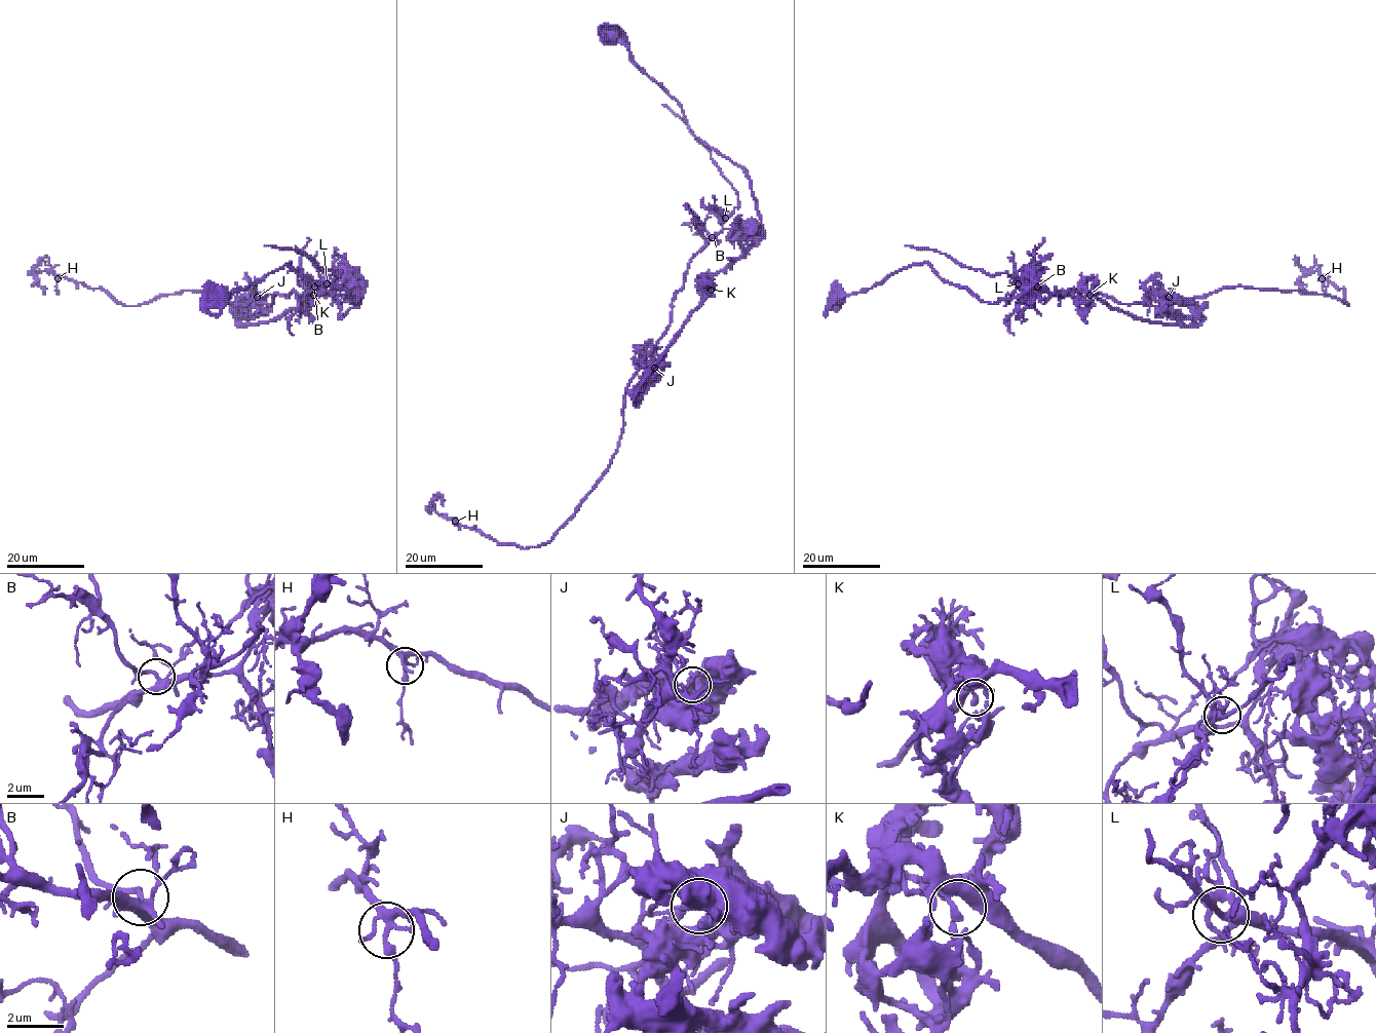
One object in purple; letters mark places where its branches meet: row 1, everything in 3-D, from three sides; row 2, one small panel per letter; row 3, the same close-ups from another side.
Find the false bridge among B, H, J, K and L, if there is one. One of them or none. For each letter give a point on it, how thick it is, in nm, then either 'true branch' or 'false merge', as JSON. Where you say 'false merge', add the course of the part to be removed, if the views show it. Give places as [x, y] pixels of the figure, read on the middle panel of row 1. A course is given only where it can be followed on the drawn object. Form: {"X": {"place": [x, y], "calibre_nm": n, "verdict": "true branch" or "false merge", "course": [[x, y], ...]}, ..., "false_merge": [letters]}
{"B": {"place": [712, 237], "calibre_nm": 280, "verdict": "true branch"}, "H": {"place": [455, 521], "calibre_nm": 280, "verdict": "true branch"}, "J": {"place": [654, 368], "calibre_nm": 140, "verdict": "false merge", "course": [[655, 368], [645, 360], [627, 386], [609, 467], [550, 540], [499, 543], [445, 518], [432, 501], [443, 504]]}, "K": {"place": [711, 290], "calibre_nm": 240, "verdict": "true branch"}, "L": {"place": [725, 218], "calibre_nm": 320, "verdict": "true branch"}, "false_merge": ["J"]}

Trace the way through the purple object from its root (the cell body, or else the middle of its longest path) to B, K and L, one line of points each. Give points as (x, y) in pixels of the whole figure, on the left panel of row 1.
B: (209, 296), (239, 292), (289, 264), (310, 281), (339, 285), (354, 303), (362, 295), (330, 285), (314, 287)
K: (209, 296), (239, 292), (289, 264), (310, 281), (339, 285), (354, 303), (364, 285), (313, 295)
L: (209, 296), (239, 292), (289, 264), (310, 281), (339, 285), (354, 303), (362, 295), (334, 290), (327, 283)

